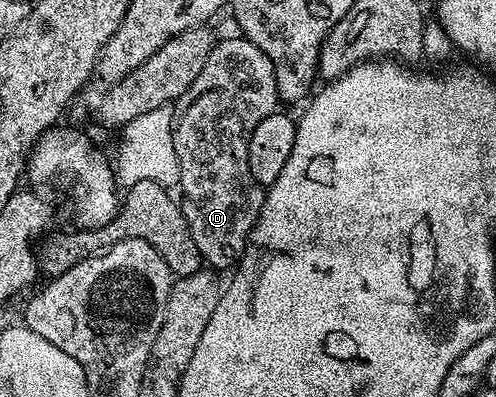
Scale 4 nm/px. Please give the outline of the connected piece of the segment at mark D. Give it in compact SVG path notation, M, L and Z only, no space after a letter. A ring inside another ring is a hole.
M235 35L236 37L228 37L225 41L217 40L212 46L210 55L206 59L206 64L202 66L202 72L198 74L198 79L194 79L194 83L190 83L190 87L186 87L186 91L174 103L174 116L172 119L172 134L174 135L174 151L178 155L178 167L180 168L179 192L184 192L182 196L182 208L186 215L186 223L190 223L190 235L194 235L194 244L198 246L203 264L211 267L213 270L221 271L229 265L229 267L237 264L238 258L244 252L248 236L254 226L258 215L262 211L262 203L264 202L265 190L254 179L254 175L250 171L250 159L248 158L248 144L250 143L250 135L254 131L254 127L258 127L258 123L262 123L262 119L266 119L266 115L277 112L278 98L276 96L276 76L274 75L274 67L270 63L268 56L264 54L258 46L250 43L247 37L243 35Z

